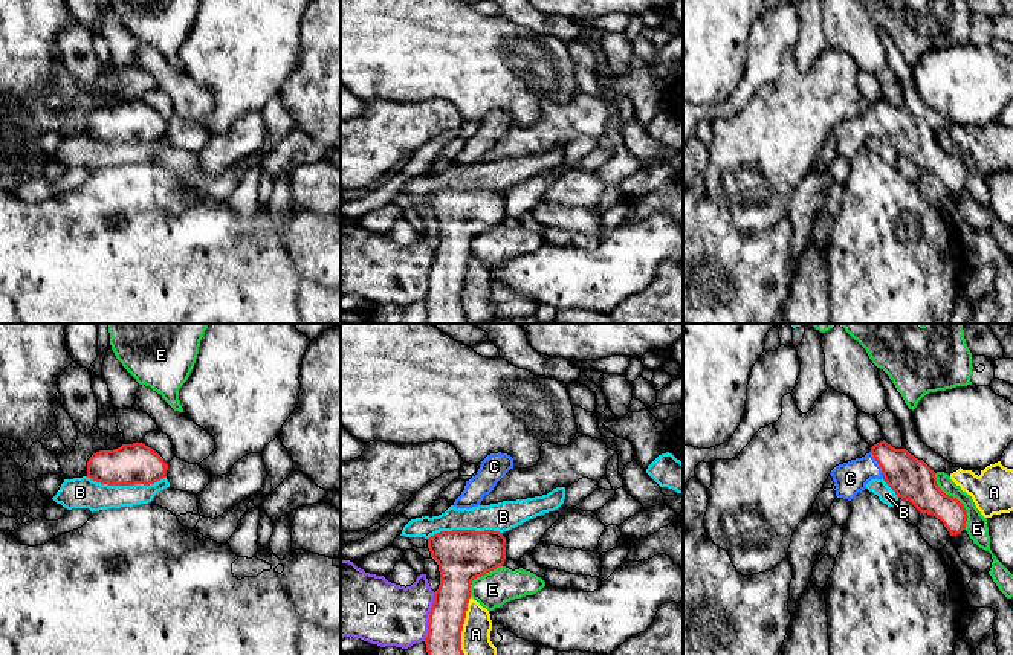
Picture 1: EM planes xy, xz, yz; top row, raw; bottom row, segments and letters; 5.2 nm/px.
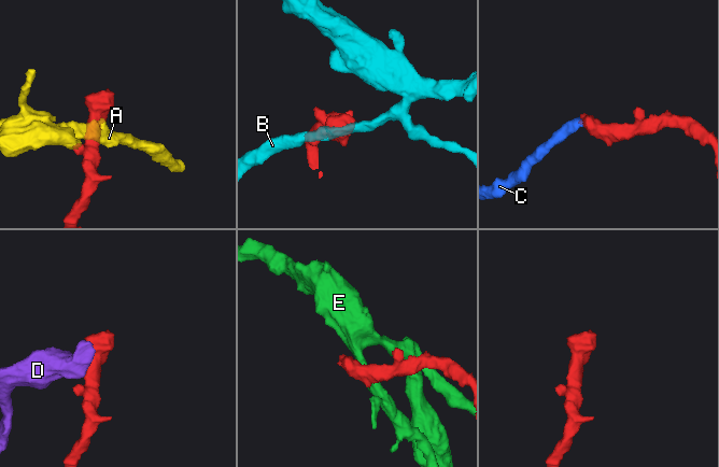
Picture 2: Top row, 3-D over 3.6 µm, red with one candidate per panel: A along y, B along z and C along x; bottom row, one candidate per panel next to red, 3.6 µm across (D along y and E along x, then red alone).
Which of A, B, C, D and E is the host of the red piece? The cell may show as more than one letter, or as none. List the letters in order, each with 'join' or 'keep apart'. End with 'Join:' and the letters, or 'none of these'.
A: keep apart
B: keep apart
C: join
D: keep apart
E: keep apart
Join: C

